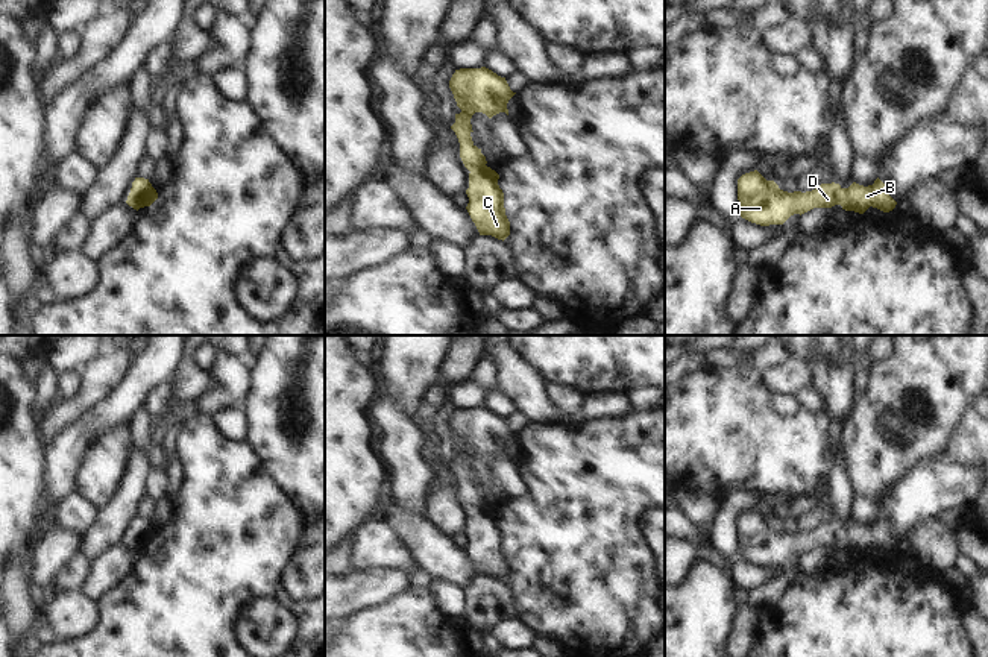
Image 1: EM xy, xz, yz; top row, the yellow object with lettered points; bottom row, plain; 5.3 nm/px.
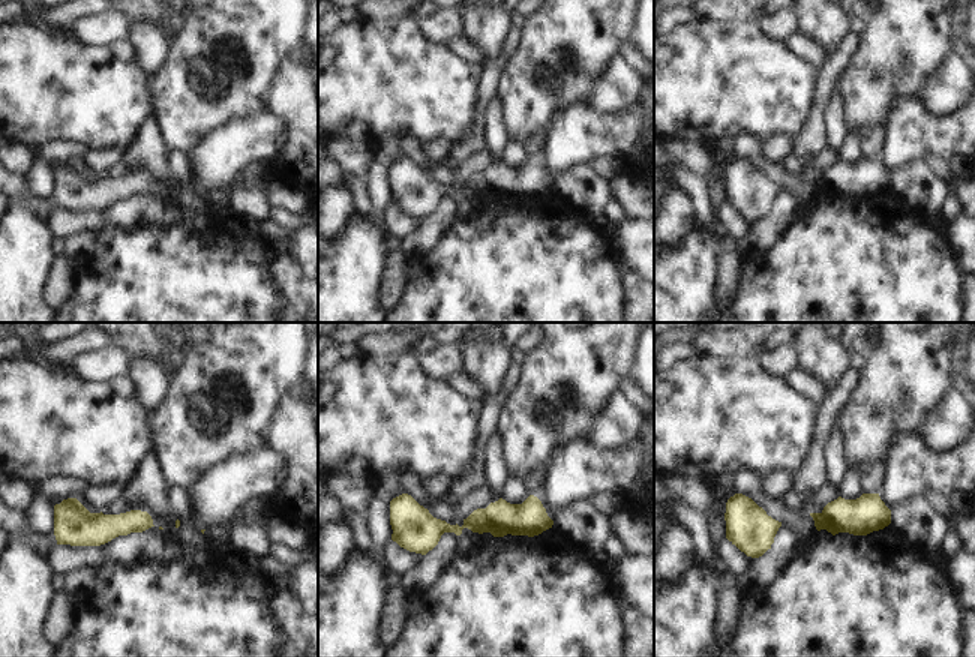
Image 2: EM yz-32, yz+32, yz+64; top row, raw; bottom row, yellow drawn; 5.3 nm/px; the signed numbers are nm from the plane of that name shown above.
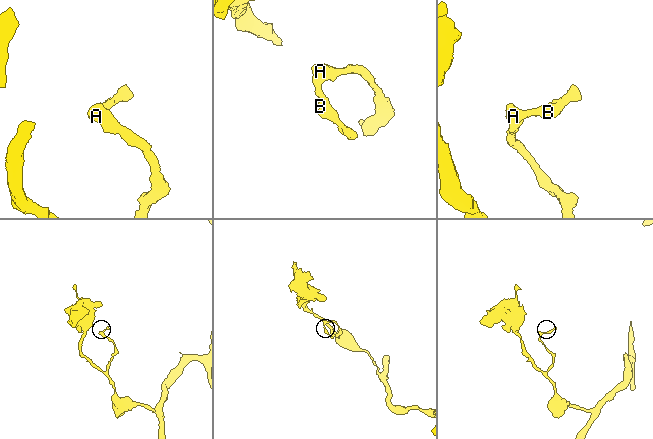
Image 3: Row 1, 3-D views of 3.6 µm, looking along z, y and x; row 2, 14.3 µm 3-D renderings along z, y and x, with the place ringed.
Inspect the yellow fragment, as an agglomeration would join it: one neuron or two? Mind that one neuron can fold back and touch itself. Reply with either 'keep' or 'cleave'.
keep

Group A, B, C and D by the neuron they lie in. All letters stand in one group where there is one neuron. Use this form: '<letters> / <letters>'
A B C D

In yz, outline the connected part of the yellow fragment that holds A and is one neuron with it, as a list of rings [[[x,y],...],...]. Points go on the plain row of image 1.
[[[757,510],[738,519],[738,540],[738,554],[760,566],[783,564],[791,555],[801,555],[813,548],[841,545],[845,551],[864,554],[870,546],[889,552],[897,545],[879,517],[868,527],[853,522],[842,528],[832,522],[806,533],[788,533],[774,520],[766,520]]]

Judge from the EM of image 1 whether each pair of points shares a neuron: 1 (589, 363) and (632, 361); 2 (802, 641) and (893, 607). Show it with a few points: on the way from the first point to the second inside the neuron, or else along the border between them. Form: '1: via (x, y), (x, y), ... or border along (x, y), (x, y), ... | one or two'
1: via (600, 361), (621, 361) | one
2: via (824, 638), (862, 638), (870, 630) | one

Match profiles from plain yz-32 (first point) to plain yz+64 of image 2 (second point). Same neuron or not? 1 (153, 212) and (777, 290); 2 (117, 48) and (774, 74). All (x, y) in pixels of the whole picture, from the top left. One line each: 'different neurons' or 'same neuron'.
1: different neurons
2: different neurons

